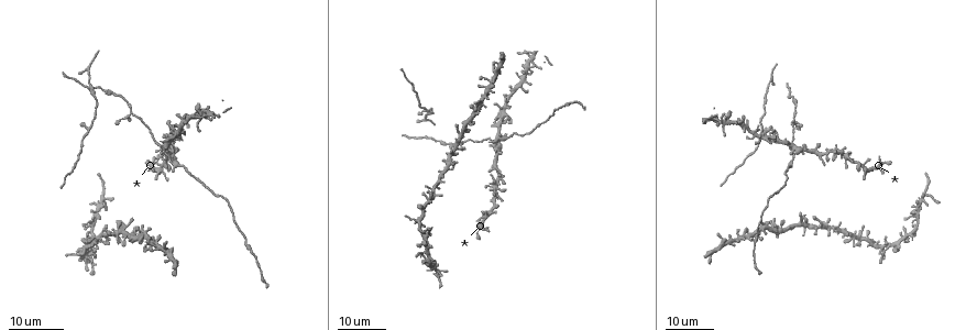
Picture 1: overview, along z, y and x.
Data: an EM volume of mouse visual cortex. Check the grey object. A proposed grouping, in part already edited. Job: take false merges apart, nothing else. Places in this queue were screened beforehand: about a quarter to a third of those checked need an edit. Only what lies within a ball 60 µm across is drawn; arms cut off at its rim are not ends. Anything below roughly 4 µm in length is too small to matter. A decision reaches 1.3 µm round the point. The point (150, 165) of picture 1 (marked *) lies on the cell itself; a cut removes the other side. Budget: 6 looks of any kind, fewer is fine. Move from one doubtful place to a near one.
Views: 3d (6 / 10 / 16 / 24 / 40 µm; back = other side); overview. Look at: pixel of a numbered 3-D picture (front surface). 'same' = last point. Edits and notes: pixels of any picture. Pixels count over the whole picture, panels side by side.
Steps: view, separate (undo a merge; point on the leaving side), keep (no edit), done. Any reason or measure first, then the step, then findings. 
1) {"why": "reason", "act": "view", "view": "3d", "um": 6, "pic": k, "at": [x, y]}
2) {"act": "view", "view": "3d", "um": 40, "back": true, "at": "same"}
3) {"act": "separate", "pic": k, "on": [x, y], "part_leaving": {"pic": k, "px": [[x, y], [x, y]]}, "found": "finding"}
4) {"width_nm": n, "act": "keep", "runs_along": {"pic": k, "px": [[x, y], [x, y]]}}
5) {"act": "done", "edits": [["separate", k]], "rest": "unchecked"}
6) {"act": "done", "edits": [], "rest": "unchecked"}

{"why": "four or more arms meet", "act": "view", "view": "3d", "um": 24, "pic": 1, "at": [102, 197]}

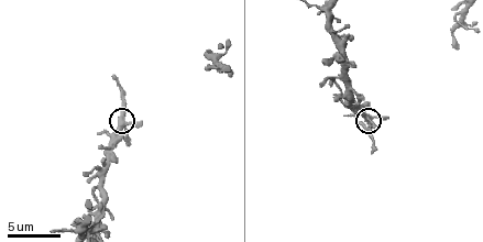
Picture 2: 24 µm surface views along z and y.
{"why": "closer look", "act": "view", "view": "3d", "um": 6, "pic": 2, "at": [121, 124]}

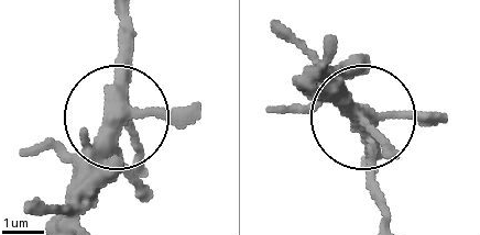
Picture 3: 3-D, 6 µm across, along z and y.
{"act": "keep", "found": "continuous, no second cell"}

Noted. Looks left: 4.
{"why": "four or more arms meet", "act": "view", "view": "3d", "um": 6, "pic": 2, "at": [335, 31]}

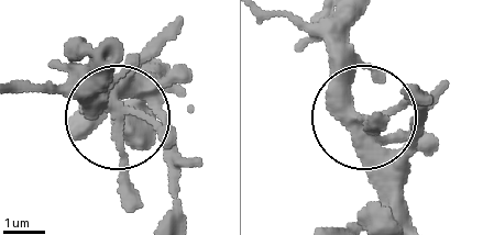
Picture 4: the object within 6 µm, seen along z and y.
{"width_nm": 290, "act": "keep", "found": "all the same cell"}

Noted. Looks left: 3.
{"why": "sudden change in width", "act": "view", "view": "3d", "um": 24, "pic": 1, "at": [789, 166]}

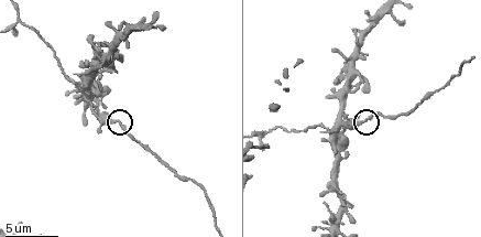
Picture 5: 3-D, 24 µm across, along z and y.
{"why": "zoom in", "act": "view", "view": "3d", "um": 6, "pic": 5, "at": [116, 122]}

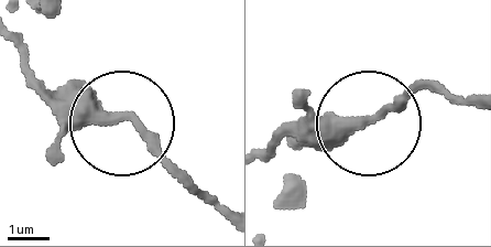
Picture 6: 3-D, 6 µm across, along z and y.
{"act": "keep", "runs_along": {"pic": 6, "px": [[266, 156], [292, 135], [345, 131], [446, 88]]}, "found": "one cell here"}

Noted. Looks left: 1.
{"act": "done", "edits": [], "rest": "unchecked"}

